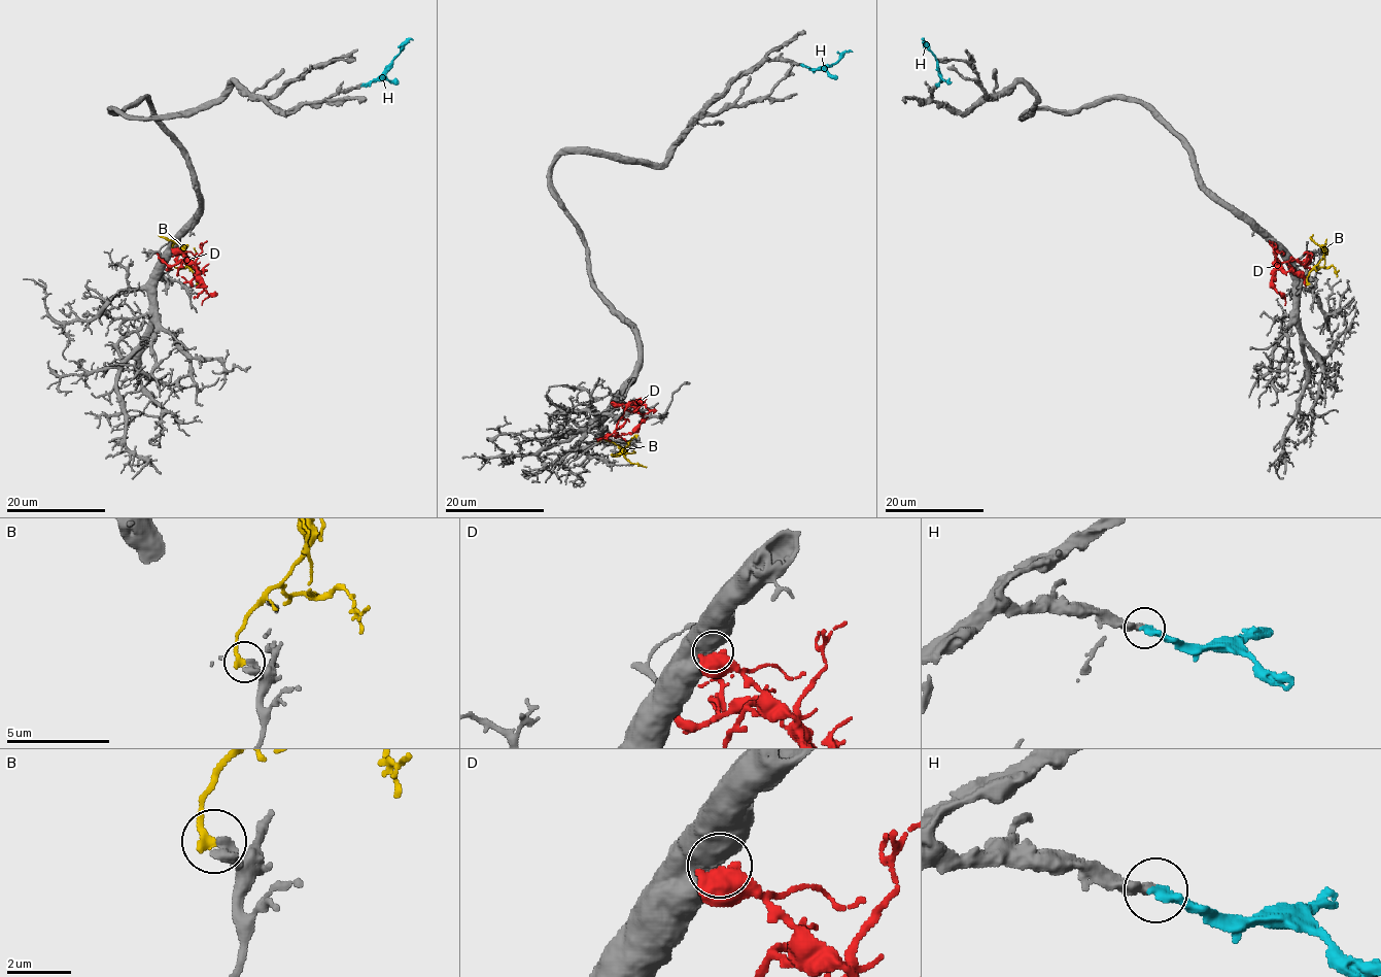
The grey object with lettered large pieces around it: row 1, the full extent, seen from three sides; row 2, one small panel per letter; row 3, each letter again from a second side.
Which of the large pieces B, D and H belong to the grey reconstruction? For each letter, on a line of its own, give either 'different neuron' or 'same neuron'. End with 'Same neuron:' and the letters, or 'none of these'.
B: different neuron
D: different neuron
H: same neuron
Same neuron: H

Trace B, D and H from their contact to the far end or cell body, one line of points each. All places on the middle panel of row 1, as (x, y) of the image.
B: (636, 437), (627, 443), (624, 451), (612, 442), (596, 442)
D: (614, 405), (641, 401), (649, 411), (641, 413)
H: (801, 65), (820, 68), (832, 65), (847, 52), (853, 52)

